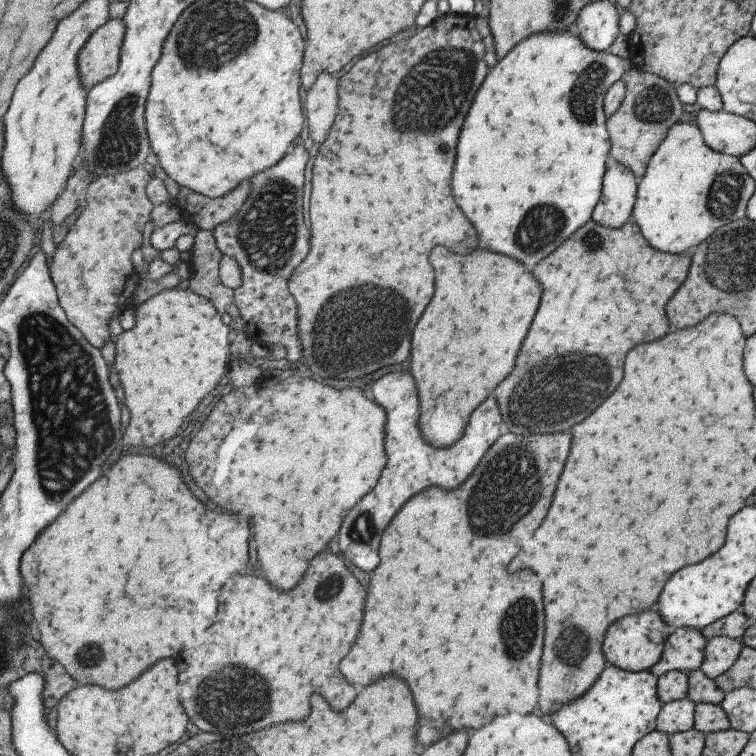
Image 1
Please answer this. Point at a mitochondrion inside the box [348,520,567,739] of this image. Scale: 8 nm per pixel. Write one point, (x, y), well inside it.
(518, 632)

